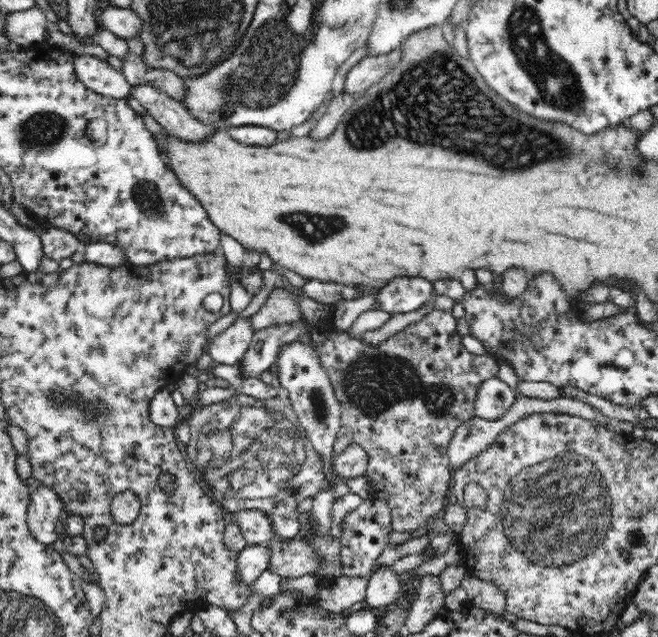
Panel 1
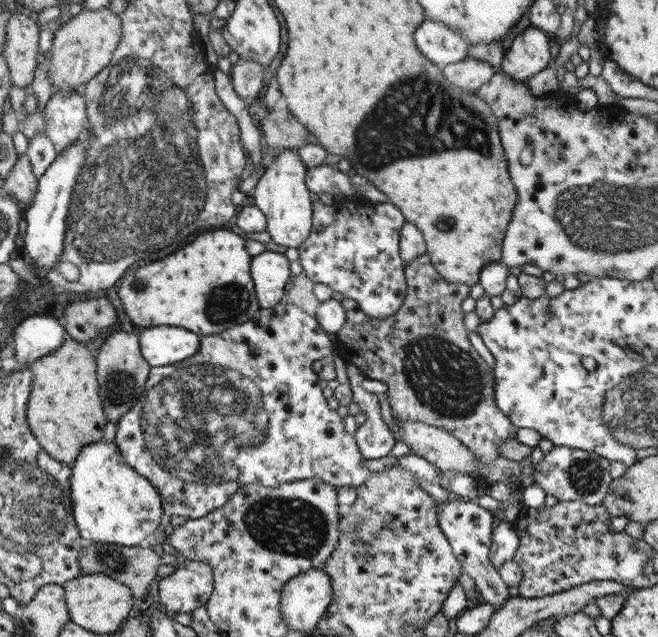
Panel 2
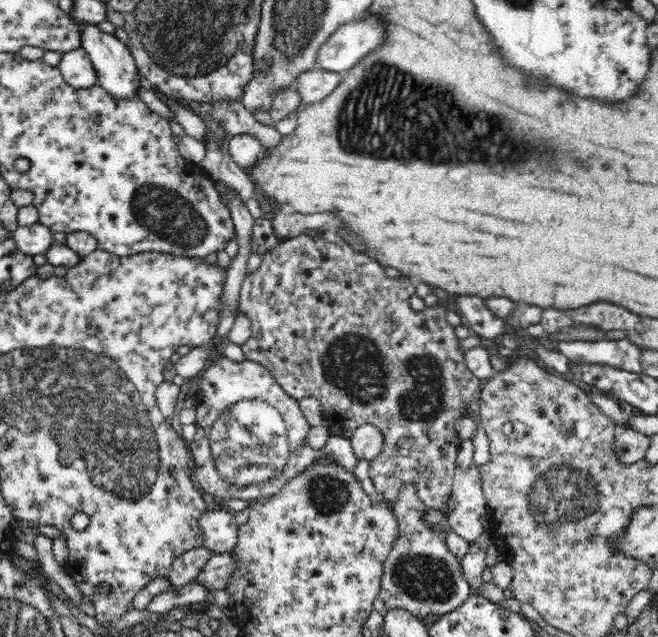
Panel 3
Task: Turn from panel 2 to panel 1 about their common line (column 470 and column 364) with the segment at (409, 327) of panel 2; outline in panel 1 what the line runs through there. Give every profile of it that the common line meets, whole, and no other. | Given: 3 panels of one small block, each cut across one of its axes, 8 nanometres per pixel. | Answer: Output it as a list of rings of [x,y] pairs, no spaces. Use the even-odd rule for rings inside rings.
[[[434,309],[427,316],[425,316],[419,323],[411,324],[405,327],[403,331],[394,334],[388,338],[380,346],[371,346],[362,341],[362,336],[352,337],[349,330],[339,331],[333,328],[332,334],[323,343],[311,342],[311,346],[316,350],[317,356],[320,357],[320,364],[326,370],[330,383],[334,388],[336,397],[340,401],[340,408],[342,411],[342,424],[352,428],[354,443],[358,444],[366,455],[368,455],[367,469],[365,477],[369,482],[369,494],[372,501],[382,499],[386,501],[388,508],[391,510],[391,525],[396,532],[416,532],[420,534],[422,528],[429,516],[438,514],[444,508],[444,498],[446,492],[452,483],[452,476],[454,471],[451,468],[451,462],[448,459],[448,446],[454,436],[454,431],[460,424],[464,424],[467,420],[475,416],[474,404],[476,394],[480,386],[489,379],[497,378],[499,374],[499,362],[494,358],[487,356],[476,356],[470,354],[462,345],[462,336],[457,330],[457,320],[448,312]]]

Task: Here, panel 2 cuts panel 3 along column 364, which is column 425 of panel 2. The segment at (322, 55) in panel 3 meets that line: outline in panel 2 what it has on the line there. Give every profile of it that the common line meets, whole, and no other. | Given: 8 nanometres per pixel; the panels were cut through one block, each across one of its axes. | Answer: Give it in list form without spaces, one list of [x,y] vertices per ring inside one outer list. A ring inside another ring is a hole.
[[[432,19],[420,24],[414,42],[428,60],[442,67],[464,60],[470,47],[462,33]]]

